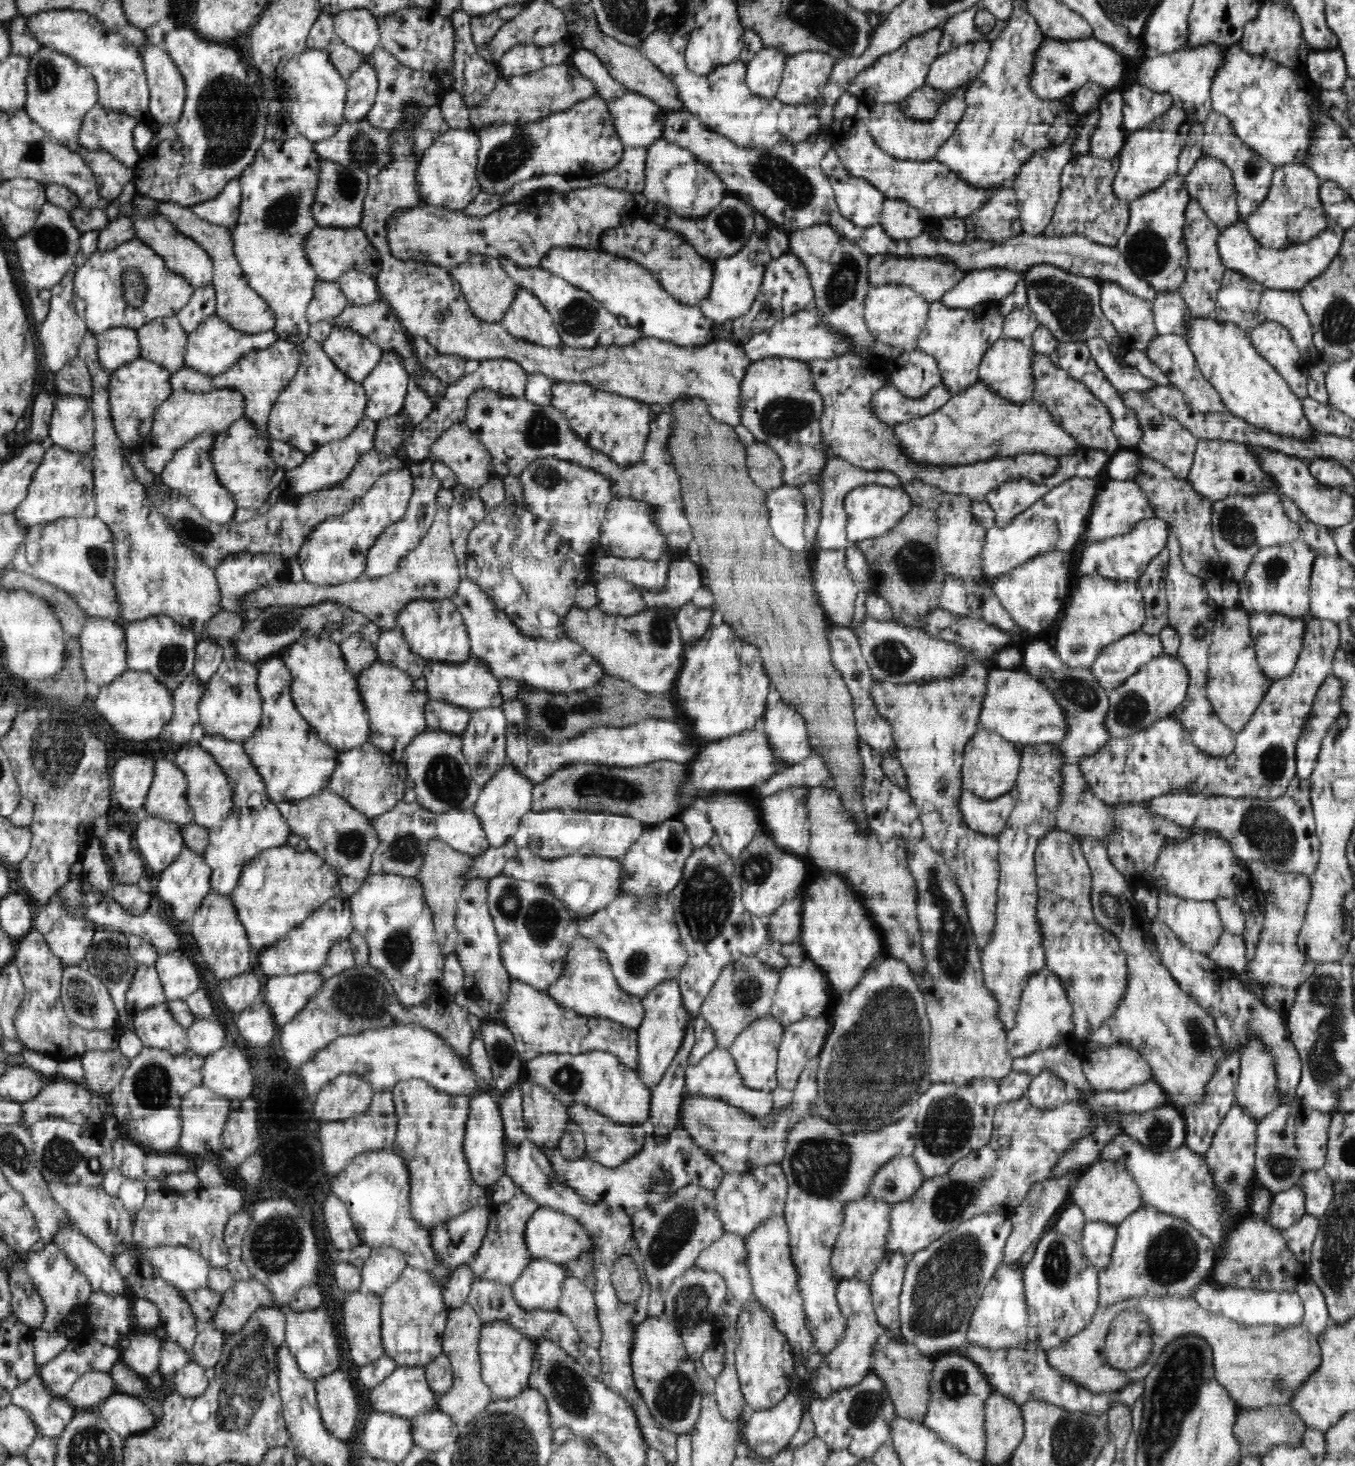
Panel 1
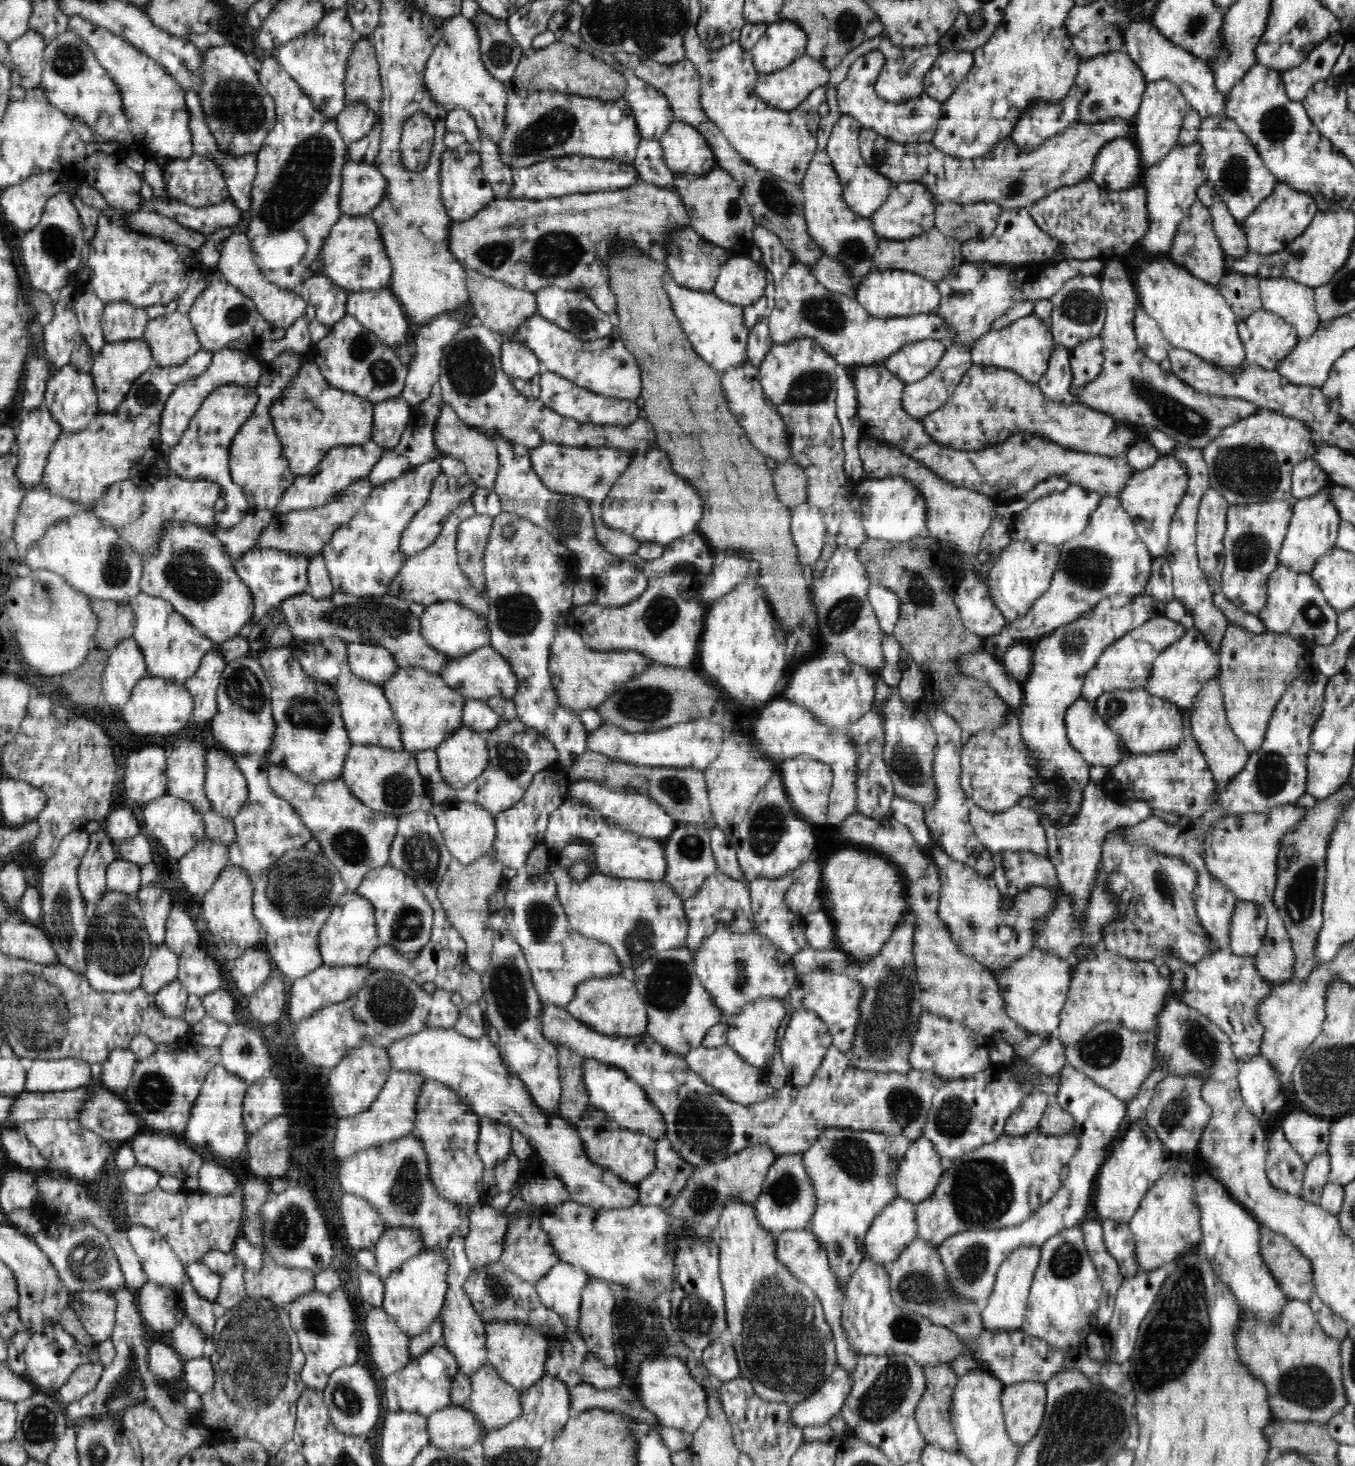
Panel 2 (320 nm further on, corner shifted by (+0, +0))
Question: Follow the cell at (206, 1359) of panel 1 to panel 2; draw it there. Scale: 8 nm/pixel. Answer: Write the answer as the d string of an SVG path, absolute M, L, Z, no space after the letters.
M186 1272L182 1276L179 1291L185 1304L186 1316L196 1325L199 1325L204 1334L213 1334L215 1324L211 1313L212 1303L195 1292L194 1285L191 1284L191 1278L187 1276Z

